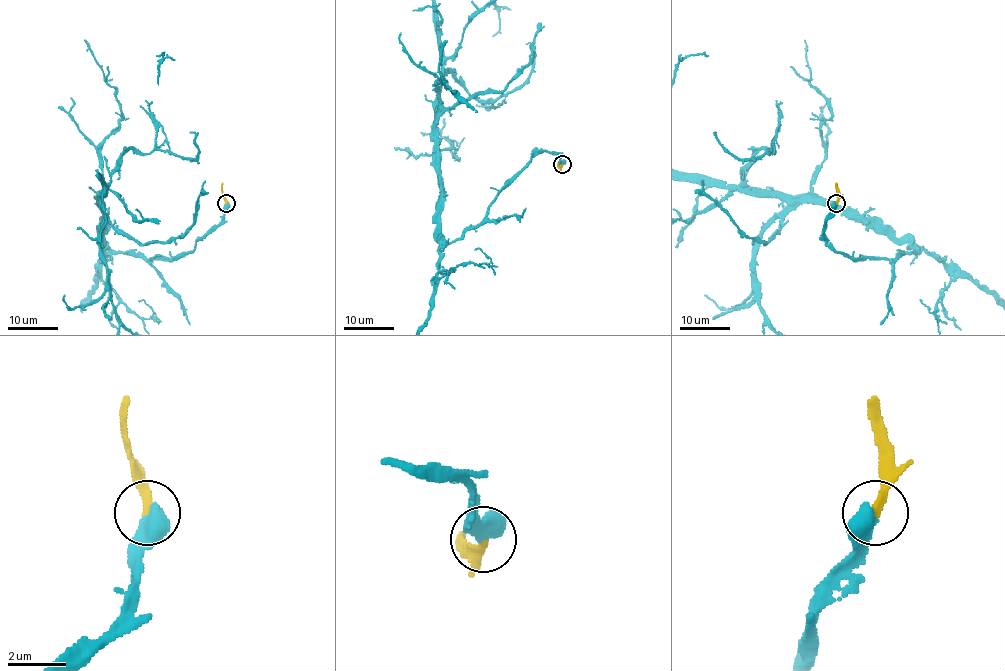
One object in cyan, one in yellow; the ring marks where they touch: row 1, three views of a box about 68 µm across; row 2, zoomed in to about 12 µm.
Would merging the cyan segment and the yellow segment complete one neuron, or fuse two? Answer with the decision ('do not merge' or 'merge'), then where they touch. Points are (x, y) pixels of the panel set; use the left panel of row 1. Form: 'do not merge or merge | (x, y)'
merge | (226, 203)

